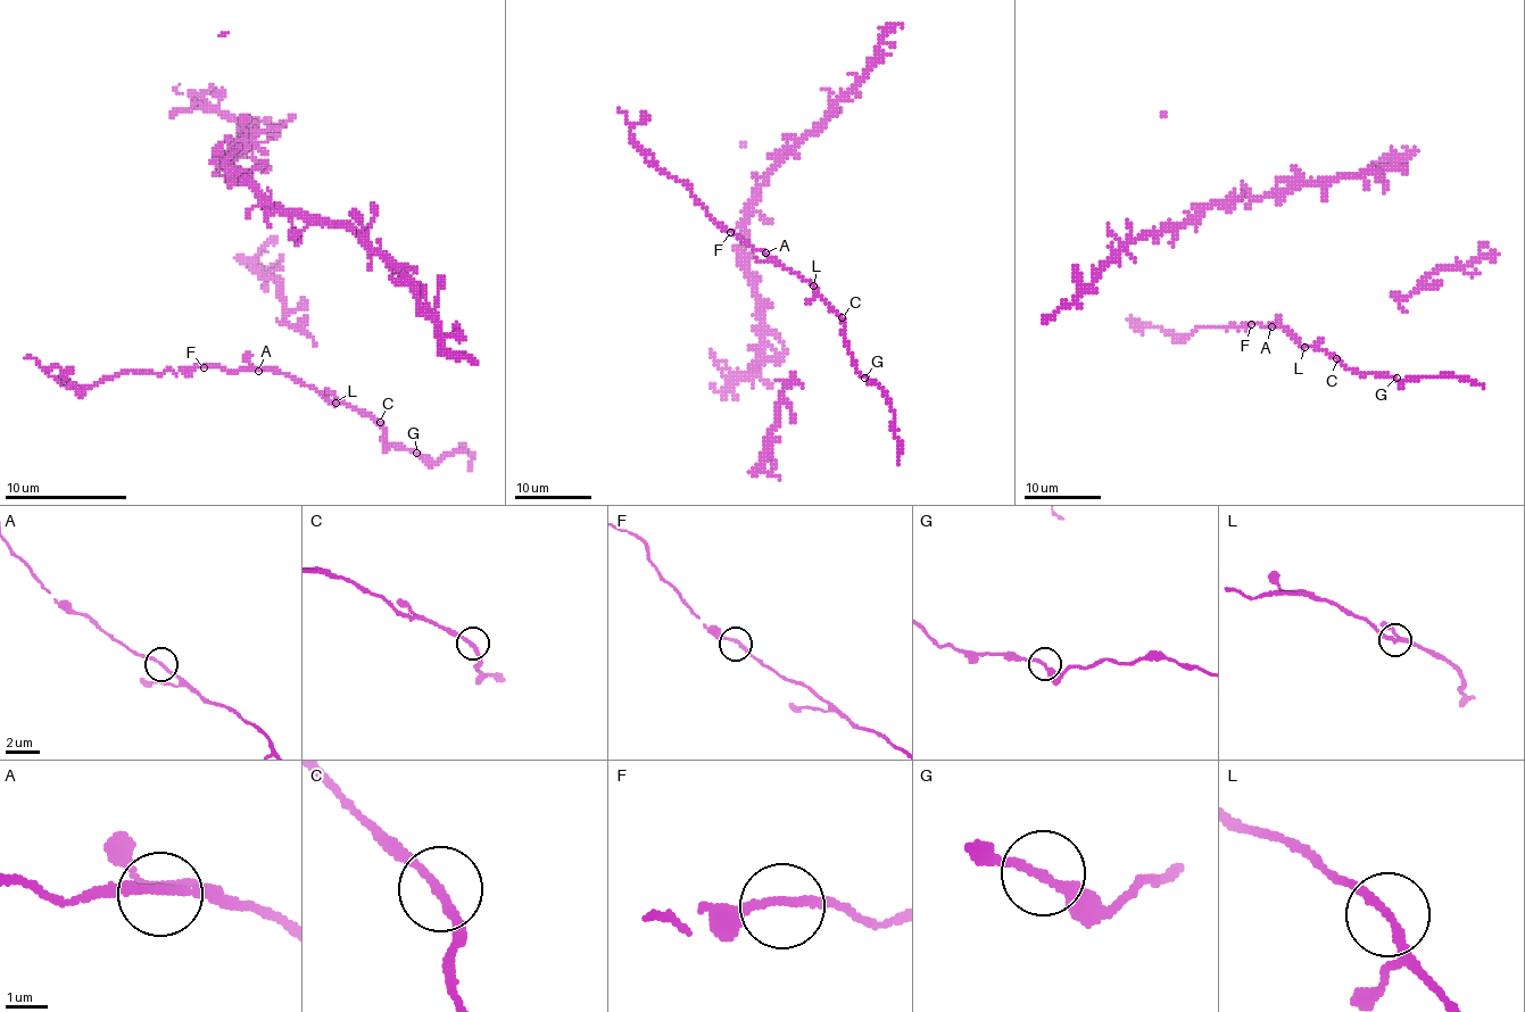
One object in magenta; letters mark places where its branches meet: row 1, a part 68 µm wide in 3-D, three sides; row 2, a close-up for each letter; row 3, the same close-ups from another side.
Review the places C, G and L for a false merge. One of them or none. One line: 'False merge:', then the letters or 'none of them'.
False merge: none of them

